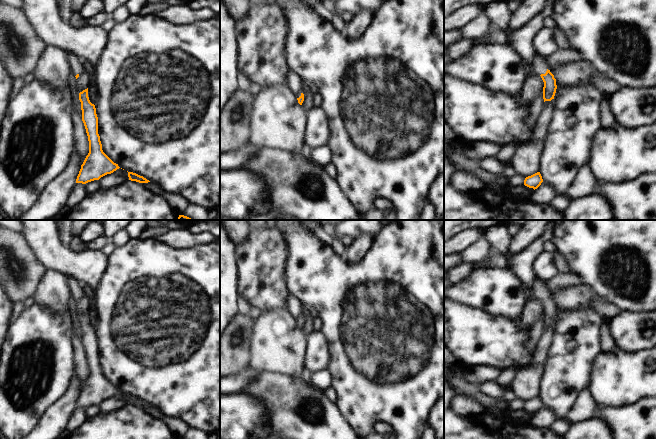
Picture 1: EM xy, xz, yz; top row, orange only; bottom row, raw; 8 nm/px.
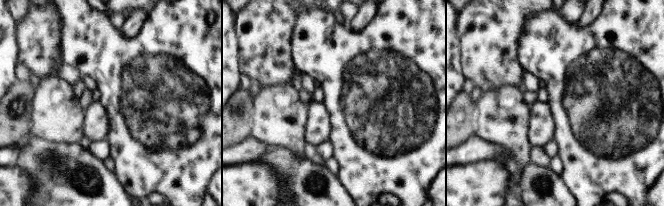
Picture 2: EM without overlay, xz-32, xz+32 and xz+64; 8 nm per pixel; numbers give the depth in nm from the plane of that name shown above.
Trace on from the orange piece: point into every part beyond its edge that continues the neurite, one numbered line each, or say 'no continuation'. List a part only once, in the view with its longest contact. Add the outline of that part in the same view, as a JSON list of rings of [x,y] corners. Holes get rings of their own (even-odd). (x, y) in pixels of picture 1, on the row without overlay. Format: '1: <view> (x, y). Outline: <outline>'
1: yz (540, 291). Outline: [[[538,279],[537,284],[535,285],[534,289],[532,290],[533,295],[538,298],[545,298],[547,295],[547,288],[546,284]]]

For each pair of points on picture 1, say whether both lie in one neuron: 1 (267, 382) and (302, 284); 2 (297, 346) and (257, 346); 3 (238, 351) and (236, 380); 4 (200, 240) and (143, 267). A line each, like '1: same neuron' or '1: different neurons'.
1: different neurons
2: same neuron
3: different neurons
4: different neurons

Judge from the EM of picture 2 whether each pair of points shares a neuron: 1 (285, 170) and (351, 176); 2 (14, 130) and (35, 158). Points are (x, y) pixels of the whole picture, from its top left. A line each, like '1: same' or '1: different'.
1: different
2: different

